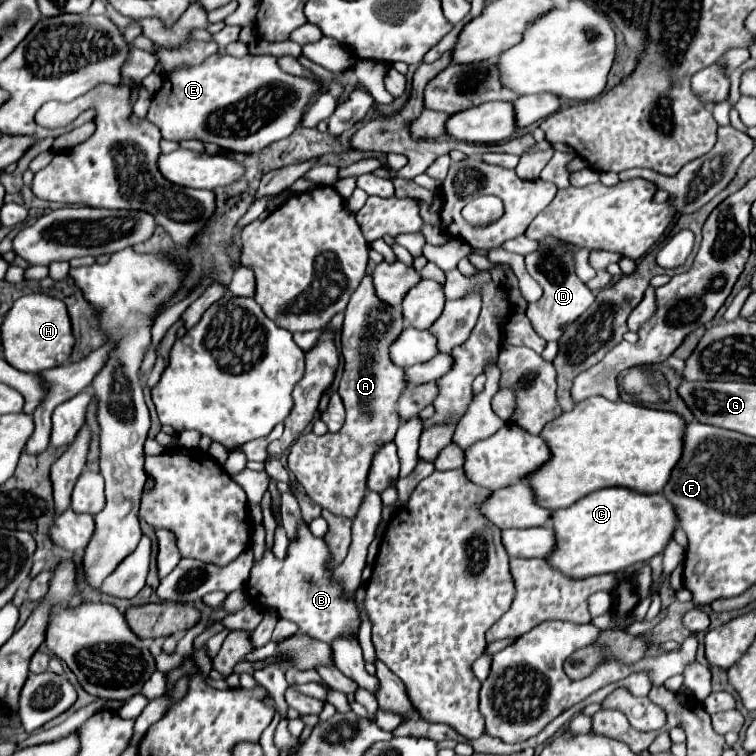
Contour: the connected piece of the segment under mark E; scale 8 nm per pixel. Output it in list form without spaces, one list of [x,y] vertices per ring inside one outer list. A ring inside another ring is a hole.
[[[213,54],[201,64],[179,66],[171,72],[163,72],[163,84],[151,100],[147,120],[153,122],[159,130],[161,124],[165,124],[165,130],[161,130],[161,136],[165,140],[181,142],[181,140],[197,138],[201,142],[213,142],[231,148],[233,152],[259,152],[273,142],[289,138],[299,128],[311,98],[321,92],[321,82],[323,82],[321,78],[295,76],[283,72],[277,66],[275,56],[249,54],[243,58],[233,58],[233,56]]]

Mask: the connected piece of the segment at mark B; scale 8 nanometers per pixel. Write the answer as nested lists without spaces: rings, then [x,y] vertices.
[[[307,524],[297,526],[295,538],[289,540],[287,556],[277,558],[273,550],[265,548],[263,558],[253,562],[251,578],[247,590],[251,600],[255,600],[263,610],[271,610],[281,618],[293,620],[299,626],[301,634],[309,634],[321,642],[331,644],[339,636],[359,636],[359,608],[355,594],[347,596],[339,584],[335,584],[333,570],[329,568],[331,550],[323,538],[317,538],[309,532]]]

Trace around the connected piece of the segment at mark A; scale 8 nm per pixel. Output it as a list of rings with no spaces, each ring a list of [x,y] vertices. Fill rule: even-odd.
[[[367,274],[359,288],[353,292],[345,320],[341,328],[341,350],[345,368],[339,382],[339,396],[347,410],[347,420],[341,432],[315,436],[313,432],[299,436],[289,448],[289,470],[295,474],[297,482],[305,488],[309,498],[321,508],[331,510],[337,516],[353,518],[367,492],[367,472],[371,466],[373,452],[391,442],[401,420],[395,410],[397,398],[405,390],[405,370],[391,364],[387,348],[405,328],[405,320],[399,308],[391,308],[377,300],[371,274]],[[379,310],[383,316],[383,332],[373,332],[369,326],[369,316]]]

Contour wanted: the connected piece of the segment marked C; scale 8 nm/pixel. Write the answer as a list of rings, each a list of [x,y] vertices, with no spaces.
[[[605,488],[605,490],[599,490],[599,492],[591,492],[583,500],[577,500],[571,508],[555,510],[551,514],[551,520],[553,520],[553,532],[555,532],[555,552],[551,552],[551,556],[547,556],[545,560],[547,560],[547,564],[555,564],[555,568],[559,568],[559,572],[567,572],[567,576],[575,576],[575,578],[579,578],[579,576],[597,576],[599,572],[621,572],[621,570],[629,568],[635,562],[651,560],[655,554],[663,552],[663,548],[671,540],[671,534],[673,534],[675,524],[677,524],[673,508],[671,508],[671,504],[667,502],[667,498],[663,494],[637,494],[637,492],[627,490],[627,488]]]

